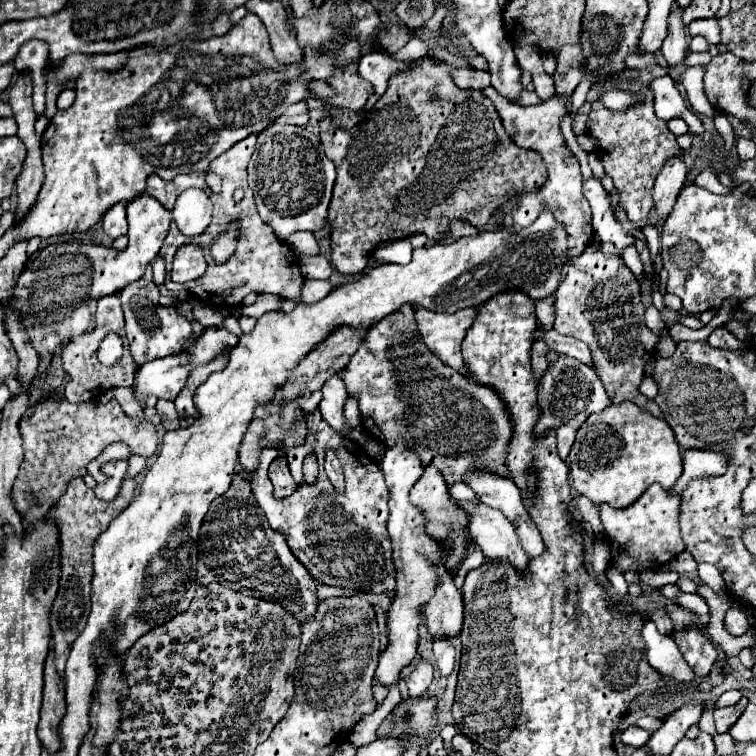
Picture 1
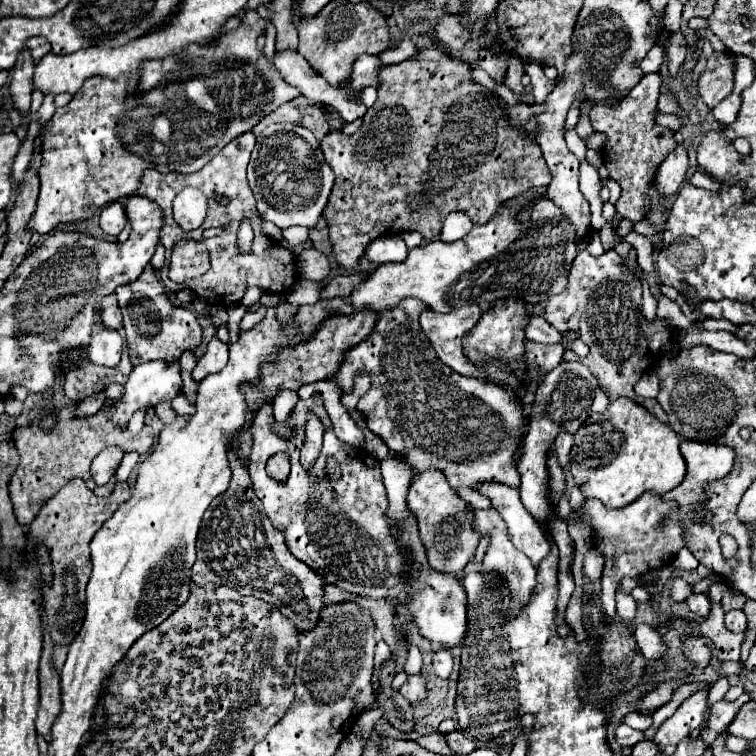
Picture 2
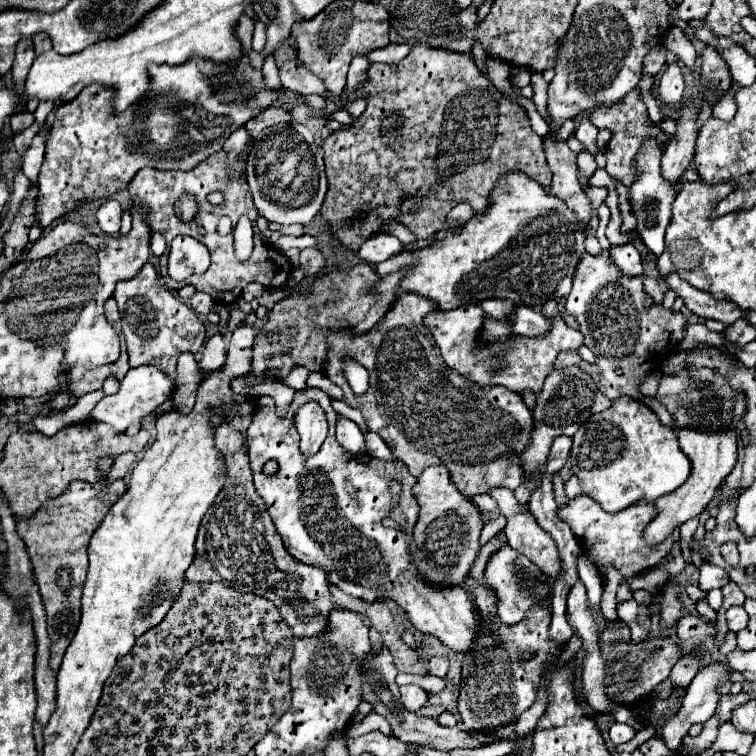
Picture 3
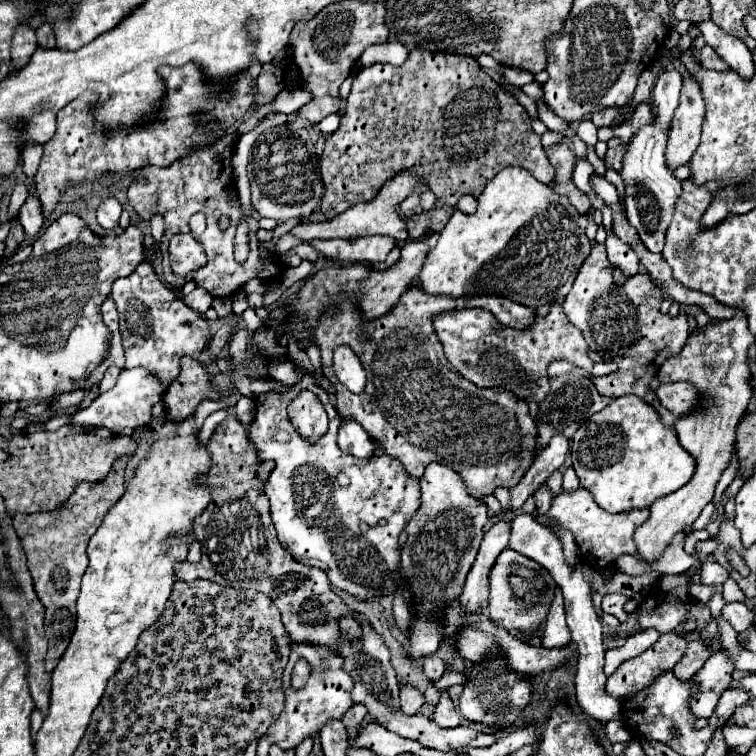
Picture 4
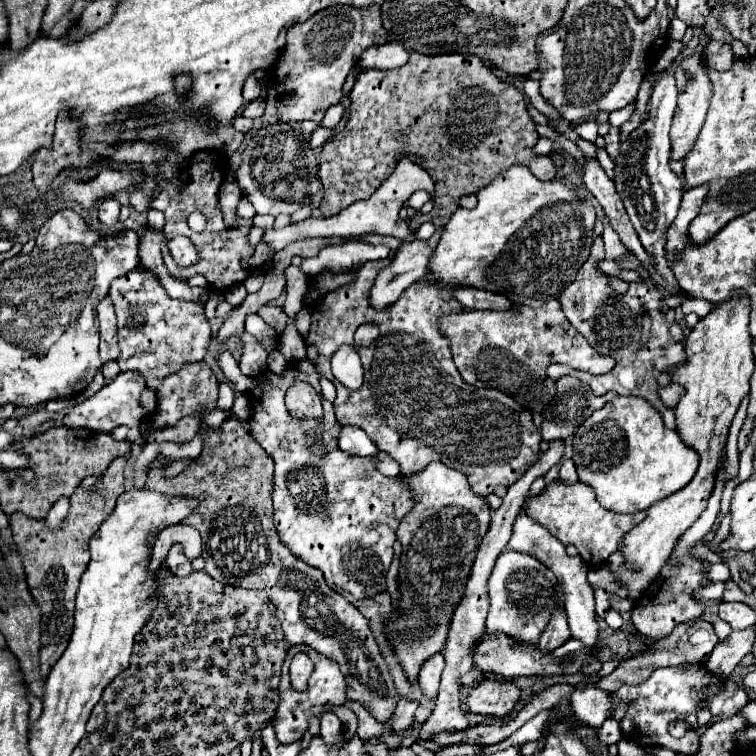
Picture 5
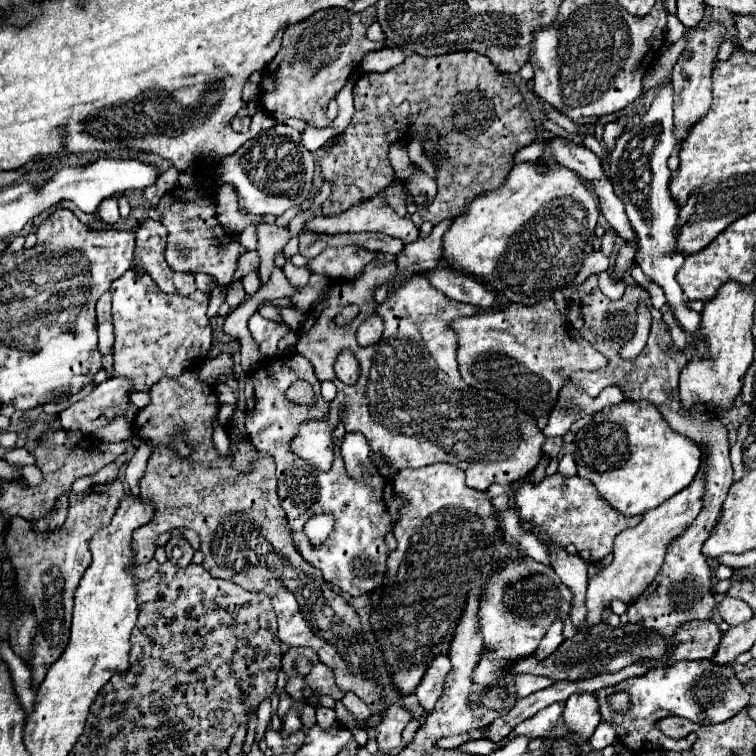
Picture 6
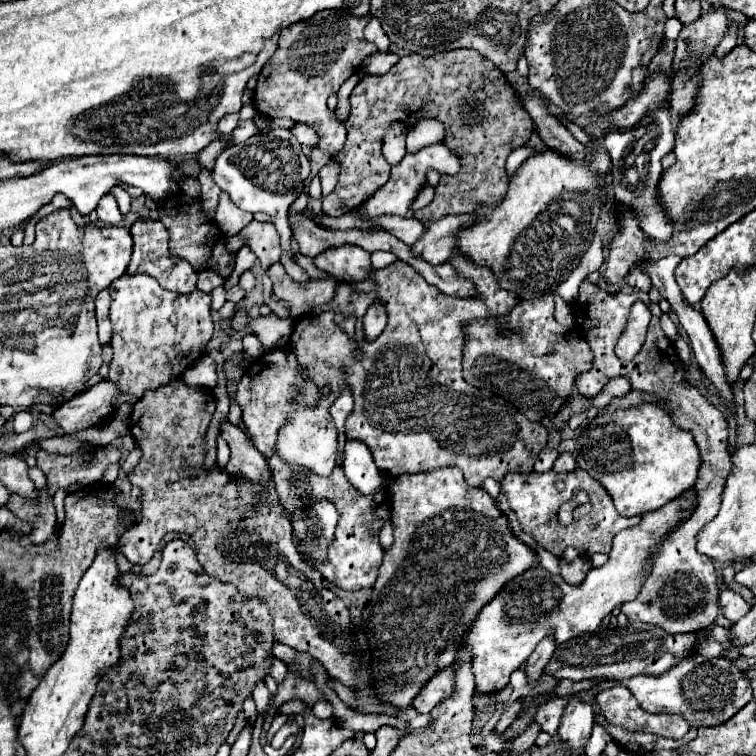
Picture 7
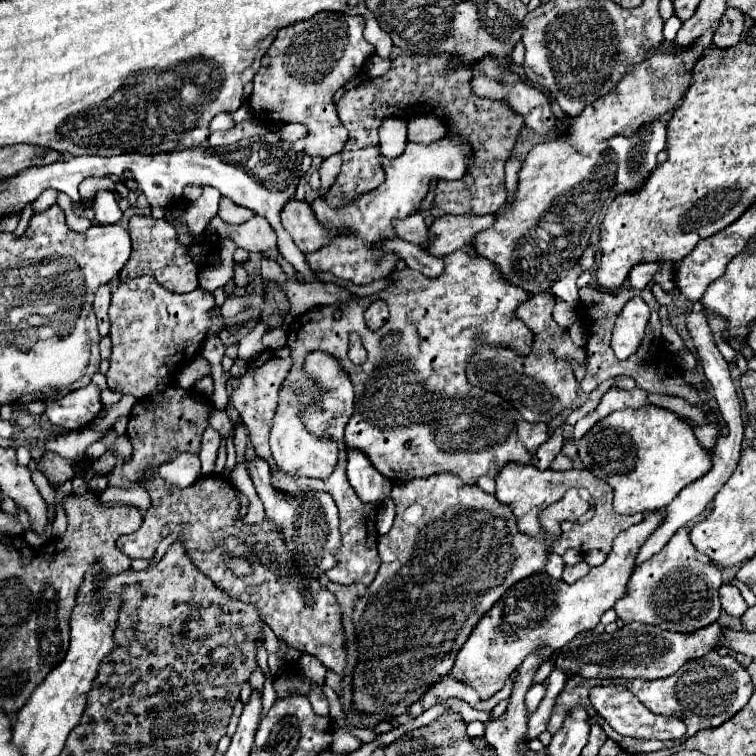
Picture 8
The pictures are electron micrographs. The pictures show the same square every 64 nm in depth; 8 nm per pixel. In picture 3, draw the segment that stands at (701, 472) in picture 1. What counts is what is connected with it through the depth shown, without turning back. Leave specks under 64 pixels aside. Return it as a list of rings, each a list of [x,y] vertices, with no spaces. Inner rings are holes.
[[[734,392],[734,408],[732,408],[732,422],[728,428],[724,430],[702,430],[702,428],[678,428],[678,440],[680,440],[680,448],[682,452],[690,458],[692,462],[692,474],[686,480],[686,484],[682,484],[678,490],[660,496],[654,506],[656,506],[656,516],[654,520],[646,526],[644,530],[644,542],[648,546],[656,546],[660,542],[664,542],[676,528],[680,528],[686,520],[696,518],[712,500],[714,490],[720,486],[720,482],[732,472],[734,464],[736,464],[736,426],[746,410],[748,398],[744,392]]]

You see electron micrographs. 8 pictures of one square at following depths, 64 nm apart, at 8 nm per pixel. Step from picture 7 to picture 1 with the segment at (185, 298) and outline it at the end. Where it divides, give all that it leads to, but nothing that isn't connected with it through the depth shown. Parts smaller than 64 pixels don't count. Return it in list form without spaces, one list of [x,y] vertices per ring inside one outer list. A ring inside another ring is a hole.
[[[150,266],[146,268],[146,274],[140,280],[122,288],[118,292],[118,298],[122,302],[122,310],[124,310],[124,318],[126,318],[126,336],[128,336],[130,352],[132,352],[132,358],[136,364],[180,354],[186,348],[190,348],[192,342],[198,338],[194,334],[192,322],[188,318],[166,318],[162,314],[160,314],[160,318],[156,318],[156,308],[160,308],[160,304],[158,304],[160,288],[152,280]]]

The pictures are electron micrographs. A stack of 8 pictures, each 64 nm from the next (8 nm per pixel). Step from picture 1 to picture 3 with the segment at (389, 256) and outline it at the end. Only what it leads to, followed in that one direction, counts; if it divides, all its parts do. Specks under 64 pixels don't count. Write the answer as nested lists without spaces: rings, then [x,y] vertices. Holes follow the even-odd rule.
[[[372,234],[356,252],[362,260],[366,260],[368,264],[378,264],[384,262],[388,256],[396,254],[402,250],[402,242],[390,234]]]

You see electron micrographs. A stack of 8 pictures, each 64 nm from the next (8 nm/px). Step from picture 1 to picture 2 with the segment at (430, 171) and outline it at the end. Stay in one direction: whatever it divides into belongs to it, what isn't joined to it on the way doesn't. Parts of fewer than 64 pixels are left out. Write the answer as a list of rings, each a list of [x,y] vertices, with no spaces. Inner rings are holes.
[[[422,48],[418,50],[412,58],[400,62],[400,64],[390,64],[390,66],[380,66],[378,68],[378,98],[374,102],[372,108],[368,108],[366,116],[362,118],[362,124],[360,128],[352,134],[352,136],[346,136],[342,132],[328,132],[322,140],[322,152],[324,152],[324,158],[326,158],[326,164],[332,168],[332,172],[336,174],[336,180],[334,180],[334,188],[330,192],[330,198],[328,198],[328,204],[322,212],[322,216],[326,218],[328,222],[328,228],[330,228],[330,242],[334,246],[334,254],[336,254],[336,260],[346,266],[346,268],[352,268],[358,264],[360,256],[364,254],[364,248],[378,236],[382,234],[398,234],[402,230],[416,230],[424,236],[424,240],[432,240],[434,236],[440,234],[442,230],[442,222],[444,218],[454,212],[454,210],[462,210],[462,212],[468,212],[472,222],[480,222],[484,224],[484,220],[492,218],[492,214],[496,212],[496,208],[514,198],[514,196],[520,196],[524,194],[526,190],[534,188],[534,190],[544,190],[548,184],[550,184],[550,170],[544,162],[544,156],[542,156],[542,150],[540,146],[536,144],[536,138],[532,134],[528,134],[526,130],[522,128],[516,128],[510,124],[508,120],[508,114],[506,110],[500,106],[500,100],[484,86],[476,84],[472,80],[472,66],[466,62],[466,60],[460,60],[456,56],[450,56],[450,54],[444,54],[442,50],[438,48]]]

